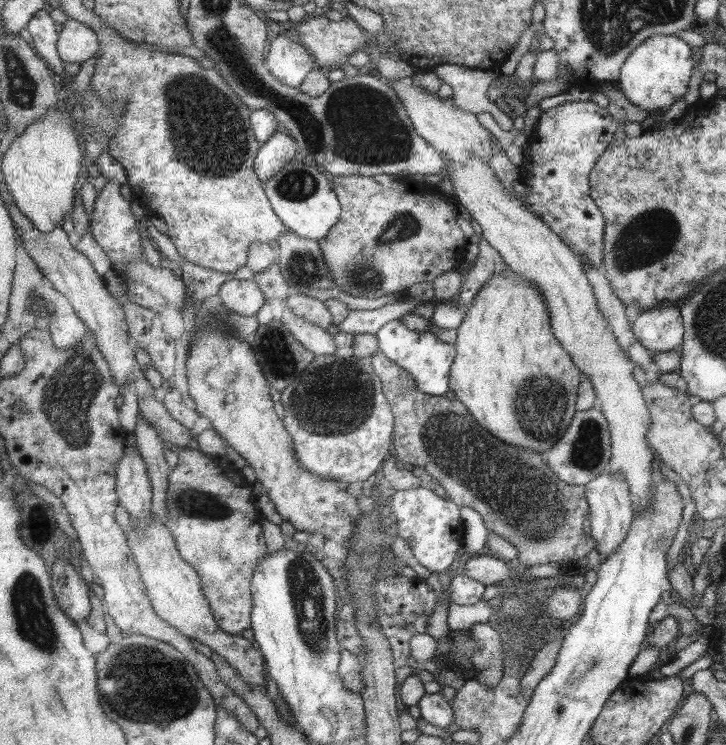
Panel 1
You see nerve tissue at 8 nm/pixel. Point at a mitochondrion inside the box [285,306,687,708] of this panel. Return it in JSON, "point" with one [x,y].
{"point":[534,510]}

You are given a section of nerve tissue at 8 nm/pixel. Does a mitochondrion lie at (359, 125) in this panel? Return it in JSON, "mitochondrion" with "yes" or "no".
{"mitochondrion":"yes"}

